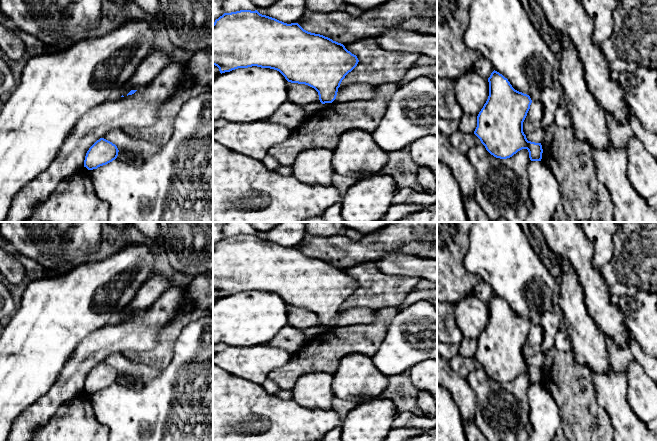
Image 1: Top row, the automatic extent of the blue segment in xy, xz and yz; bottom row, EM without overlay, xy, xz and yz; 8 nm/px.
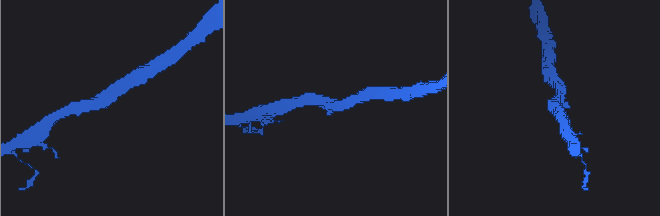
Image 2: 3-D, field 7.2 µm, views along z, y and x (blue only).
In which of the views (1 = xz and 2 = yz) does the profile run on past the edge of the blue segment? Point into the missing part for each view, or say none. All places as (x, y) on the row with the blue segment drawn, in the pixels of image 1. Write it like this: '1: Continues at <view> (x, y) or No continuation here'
1: No continuation here
2: No continuation here

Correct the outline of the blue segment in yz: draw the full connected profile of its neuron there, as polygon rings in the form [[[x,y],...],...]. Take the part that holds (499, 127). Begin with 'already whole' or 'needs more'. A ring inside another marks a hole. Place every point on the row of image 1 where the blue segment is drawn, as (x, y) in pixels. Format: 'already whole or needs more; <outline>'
already whole; [[[495,70],[488,82],[489,96],[477,116],[474,134],[496,158],[507,159],[527,149],[531,161],[541,161],[541,143],[528,141],[523,132],[523,122],[532,103],[530,96],[515,90],[508,79]]]

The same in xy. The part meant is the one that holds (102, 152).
already whole; [[[100,138],[87,151],[84,167],[88,170],[97,169],[115,160],[118,152],[119,150],[115,144],[104,138]]]

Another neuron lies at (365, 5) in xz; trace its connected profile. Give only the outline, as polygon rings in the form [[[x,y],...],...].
[[[343,0],[345,5],[354,5],[362,11],[370,11],[391,0]]]

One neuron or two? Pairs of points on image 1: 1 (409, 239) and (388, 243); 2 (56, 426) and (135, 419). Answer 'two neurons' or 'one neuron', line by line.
1: one neuron
2: two neurons

